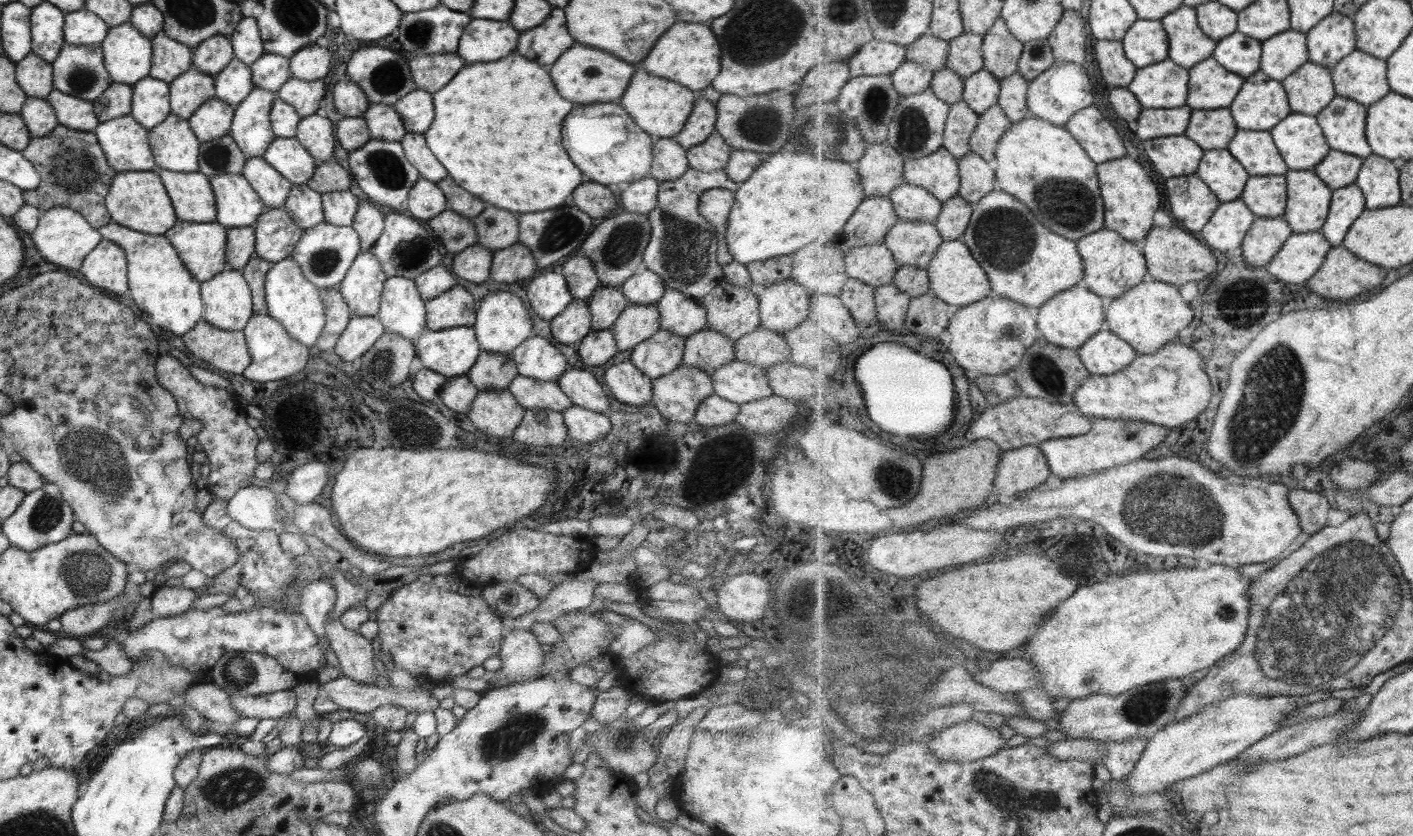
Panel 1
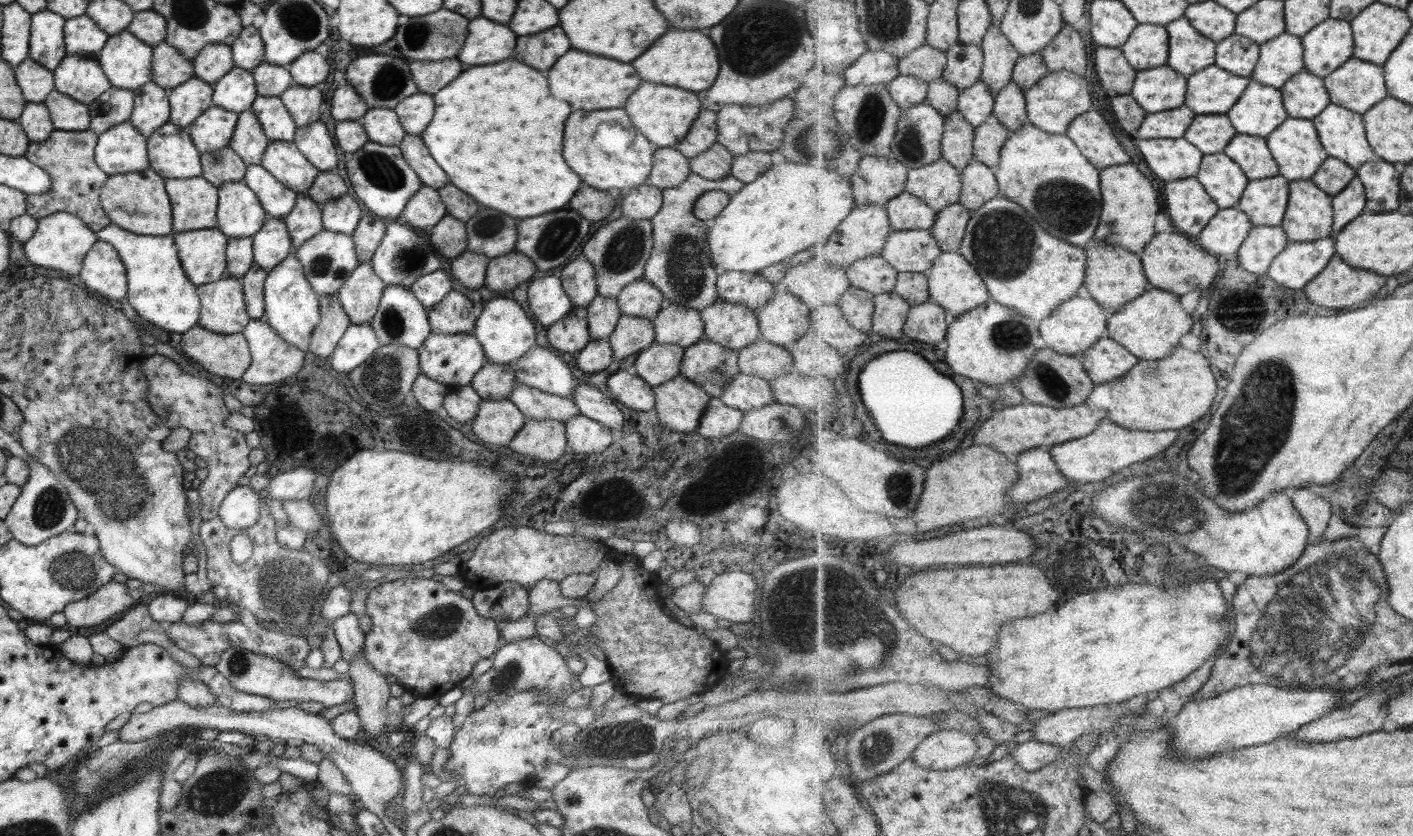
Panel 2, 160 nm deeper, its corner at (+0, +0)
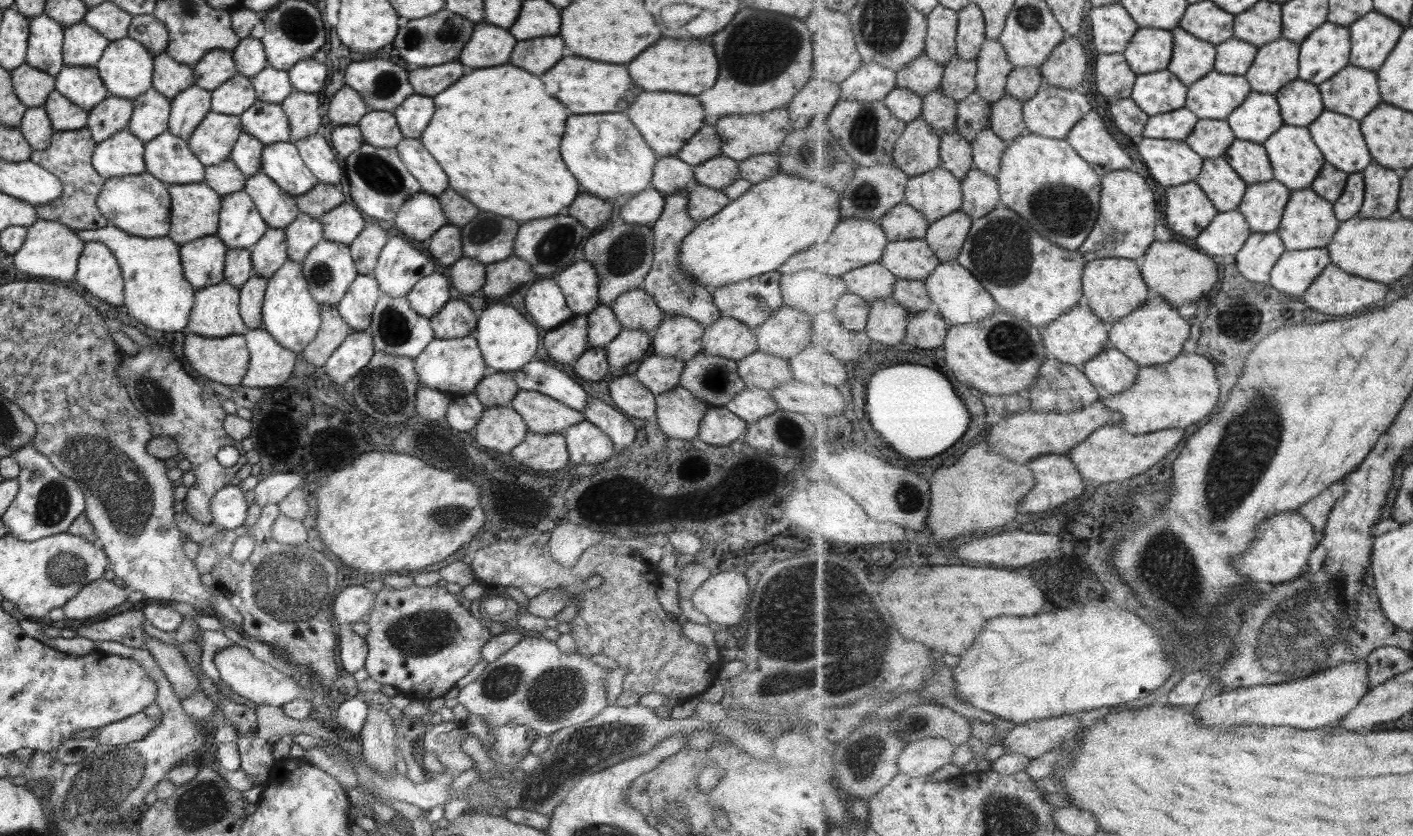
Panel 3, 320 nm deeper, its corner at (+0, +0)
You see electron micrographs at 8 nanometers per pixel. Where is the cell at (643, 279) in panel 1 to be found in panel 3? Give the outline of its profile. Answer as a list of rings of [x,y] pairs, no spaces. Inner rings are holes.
[[[641,287],[621,293],[613,300],[610,309],[622,328],[643,332],[657,328],[663,317],[653,299]]]

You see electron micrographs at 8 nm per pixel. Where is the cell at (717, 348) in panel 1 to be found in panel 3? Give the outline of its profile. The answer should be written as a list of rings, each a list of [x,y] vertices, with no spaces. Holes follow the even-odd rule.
[[[702,351],[684,362],[678,384],[699,400],[719,407],[723,407],[744,389],[744,382],[736,372],[736,361],[720,356],[705,356]]]

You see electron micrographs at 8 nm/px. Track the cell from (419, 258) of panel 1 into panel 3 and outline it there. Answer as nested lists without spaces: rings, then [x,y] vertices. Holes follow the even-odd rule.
[[[395,232],[381,248],[371,275],[381,294],[406,296],[413,285],[424,276],[433,273],[433,260],[411,247],[403,236]]]

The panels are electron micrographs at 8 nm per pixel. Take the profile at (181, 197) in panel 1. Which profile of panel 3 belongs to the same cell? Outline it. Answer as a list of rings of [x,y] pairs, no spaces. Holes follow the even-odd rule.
[[[204,182],[166,185],[170,196],[170,228],[167,236],[179,246],[202,236],[214,236],[218,228],[221,196]]]

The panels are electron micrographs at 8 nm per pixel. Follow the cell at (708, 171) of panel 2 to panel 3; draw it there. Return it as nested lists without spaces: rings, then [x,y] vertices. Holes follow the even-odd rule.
[[[719,154],[692,167],[695,184],[721,191],[740,179],[738,163]]]

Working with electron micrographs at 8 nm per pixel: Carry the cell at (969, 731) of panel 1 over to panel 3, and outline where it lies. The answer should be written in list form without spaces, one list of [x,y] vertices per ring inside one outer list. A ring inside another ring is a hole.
[[[927,738],[910,742],[898,758],[898,772],[911,776],[926,776],[951,762],[955,745],[947,739]]]

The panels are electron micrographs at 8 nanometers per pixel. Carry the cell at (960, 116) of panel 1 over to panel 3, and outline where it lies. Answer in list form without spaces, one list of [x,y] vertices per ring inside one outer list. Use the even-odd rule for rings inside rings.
[[[956,128],[942,136],[940,157],[944,167],[961,181],[975,167],[972,143],[961,136]]]

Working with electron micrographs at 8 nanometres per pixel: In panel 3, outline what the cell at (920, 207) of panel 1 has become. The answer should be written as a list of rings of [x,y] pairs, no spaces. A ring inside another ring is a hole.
[[[905,202],[891,207],[879,223],[891,242],[912,238],[925,239],[930,228],[928,217],[920,209]]]

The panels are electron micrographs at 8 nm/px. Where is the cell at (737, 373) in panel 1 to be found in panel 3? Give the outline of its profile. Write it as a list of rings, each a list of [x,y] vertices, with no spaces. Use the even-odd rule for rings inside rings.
[[[744,388],[724,407],[746,424],[753,424],[760,418],[773,414],[778,409],[778,405],[769,391],[760,388]]]

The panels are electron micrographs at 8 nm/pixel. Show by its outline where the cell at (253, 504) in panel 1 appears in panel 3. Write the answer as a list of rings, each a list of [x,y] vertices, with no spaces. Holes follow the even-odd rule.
[[[225,486],[215,492],[209,502],[211,524],[223,531],[243,526],[248,508],[243,494],[237,486]]]

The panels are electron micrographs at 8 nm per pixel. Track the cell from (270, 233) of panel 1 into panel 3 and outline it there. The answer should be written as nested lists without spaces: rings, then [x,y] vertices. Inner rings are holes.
[[[268,228],[249,249],[253,274],[268,279],[288,260],[286,250],[284,231]]]

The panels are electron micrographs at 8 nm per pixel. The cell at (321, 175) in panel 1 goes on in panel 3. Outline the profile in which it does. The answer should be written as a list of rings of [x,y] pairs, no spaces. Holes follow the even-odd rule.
[[[316,183],[305,194],[294,197],[300,212],[304,212],[315,219],[319,219],[330,209],[343,204],[343,194],[339,186]]]

